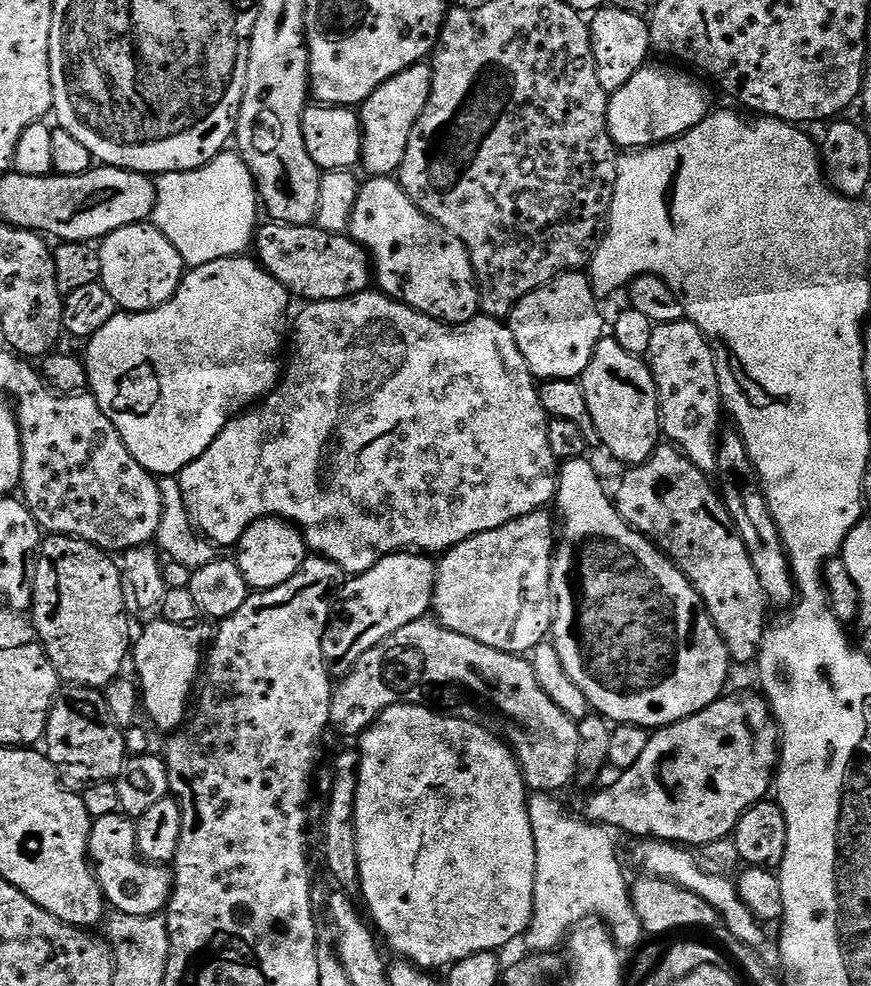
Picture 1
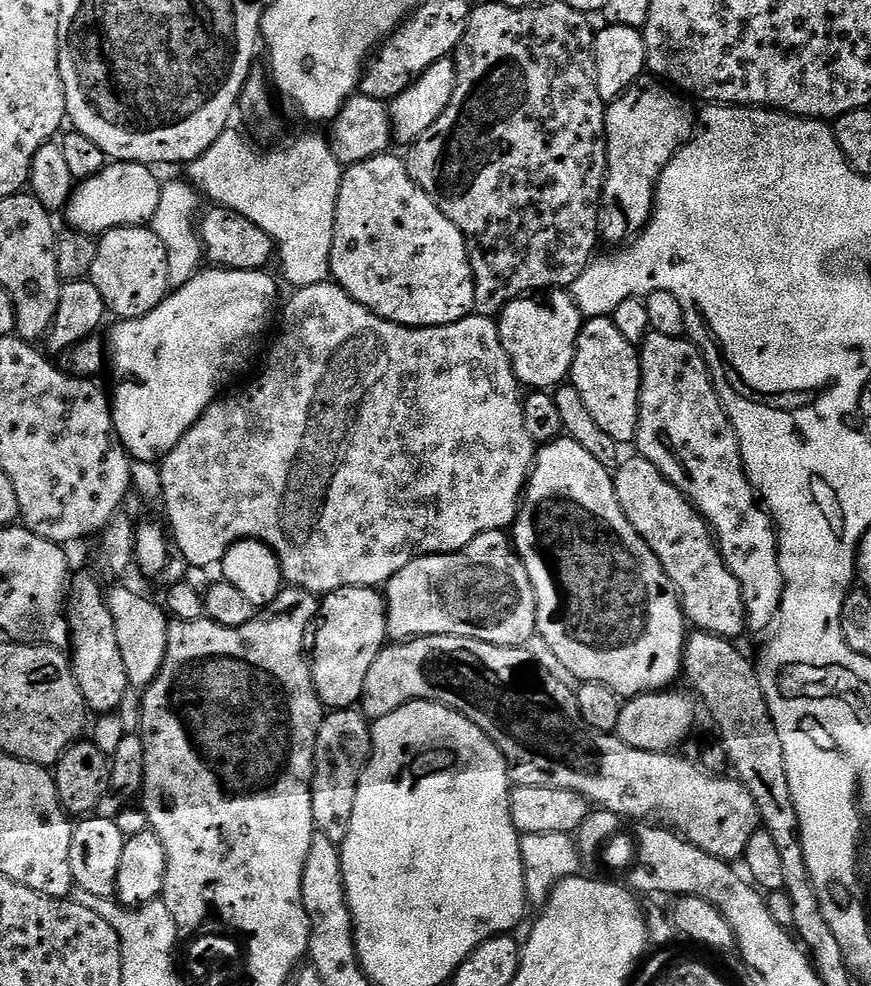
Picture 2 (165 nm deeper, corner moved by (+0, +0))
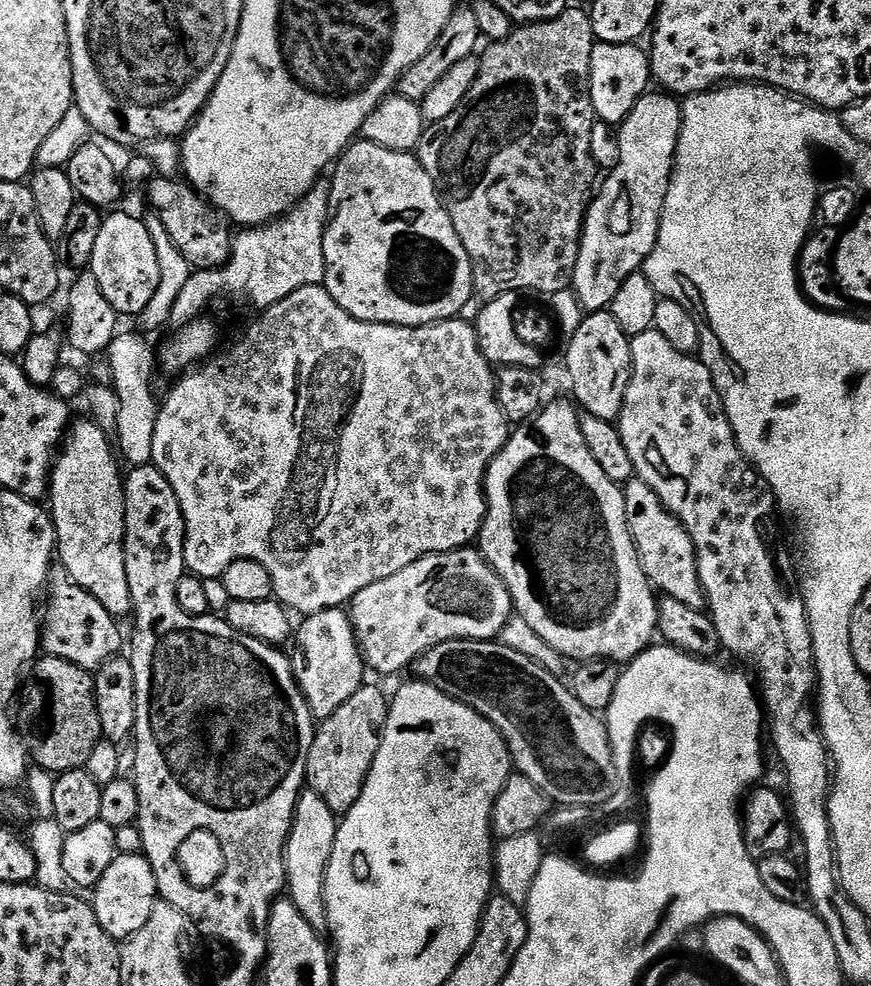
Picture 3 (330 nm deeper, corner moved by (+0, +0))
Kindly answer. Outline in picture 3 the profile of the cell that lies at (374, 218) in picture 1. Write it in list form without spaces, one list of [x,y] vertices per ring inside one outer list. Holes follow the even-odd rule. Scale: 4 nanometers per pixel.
[[[363,138],[348,145],[334,165],[330,176],[330,202],[328,203],[328,221],[324,227],[322,238],[322,254],[324,255],[324,282],[322,287],[338,302],[346,314],[358,318],[362,322],[375,324],[393,324],[403,328],[421,328],[427,324],[437,324],[443,320],[457,319],[463,313],[464,305],[473,299],[472,263],[470,254],[466,254],[466,246],[462,246],[462,238],[454,230],[454,222],[450,222],[450,214],[440,201],[430,174],[420,165],[413,153],[386,150],[386,146],[378,146]]]

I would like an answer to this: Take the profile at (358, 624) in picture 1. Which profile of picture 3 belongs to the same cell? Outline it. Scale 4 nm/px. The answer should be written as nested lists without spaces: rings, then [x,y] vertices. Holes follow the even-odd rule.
[[[327,608],[304,616],[301,621],[298,624],[298,640],[300,636],[304,668],[295,669],[296,681],[300,684],[313,717],[322,721],[330,718],[330,714],[334,714],[342,702],[347,702],[358,689],[364,687],[364,655],[360,652],[360,643],[356,641],[352,617],[344,608]]]

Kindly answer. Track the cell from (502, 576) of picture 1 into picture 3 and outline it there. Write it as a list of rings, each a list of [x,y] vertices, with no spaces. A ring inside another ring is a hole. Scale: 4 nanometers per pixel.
[[[469,546],[467,548],[457,548],[455,552],[439,552],[437,556],[424,556],[418,562],[410,562],[410,566],[398,570],[398,574],[390,574],[390,578],[382,578],[382,582],[374,582],[374,586],[366,586],[366,590],[358,590],[358,594],[350,601],[350,615],[352,625],[356,631],[356,641],[360,643],[360,652],[364,655],[365,665],[371,671],[373,668],[380,676],[392,676],[395,672],[402,671],[403,668],[411,669],[421,654],[442,642],[450,642],[451,640],[496,640],[506,626],[506,622],[512,619],[514,609],[506,582],[502,582],[499,574],[489,566],[488,561],[480,555],[475,547]]]

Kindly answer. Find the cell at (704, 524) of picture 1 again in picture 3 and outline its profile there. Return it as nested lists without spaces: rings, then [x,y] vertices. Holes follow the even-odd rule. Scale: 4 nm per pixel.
[[[633,478],[623,485],[623,489],[626,526],[630,530],[630,538],[634,538],[642,570],[653,589],[670,598],[678,598],[678,602],[686,606],[703,609],[706,601],[698,578],[696,551],[686,526],[682,526],[680,519],[661,504],[658,494],[654,494],[644,480]]]

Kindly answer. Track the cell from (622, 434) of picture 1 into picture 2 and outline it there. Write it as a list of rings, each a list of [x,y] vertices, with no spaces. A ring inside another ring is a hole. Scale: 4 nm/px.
[[[611,318],[585,319],[576,339],[570,383],[582,394],[582,402],[586,402],[586,410],[590,410],[594,422],[598,422],[616,444],[627,446],[635,441],[640,417],[640,354],[637,345],[626,342]]]

